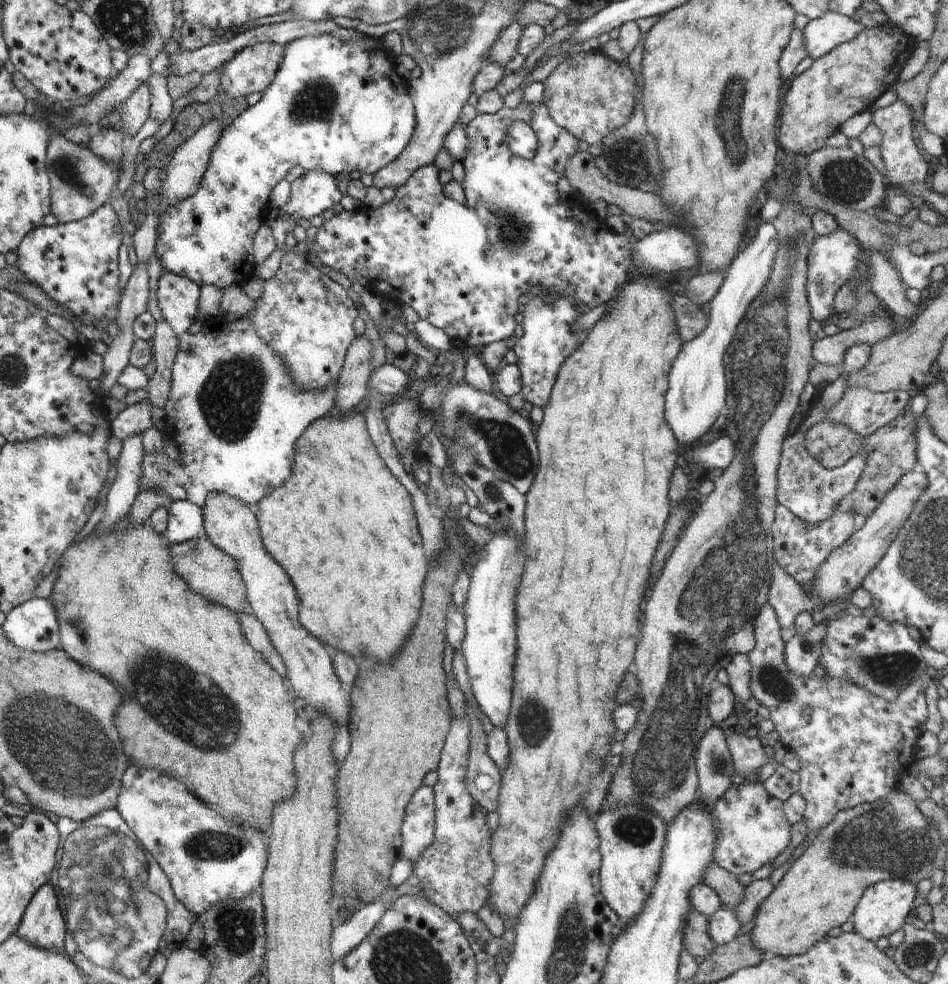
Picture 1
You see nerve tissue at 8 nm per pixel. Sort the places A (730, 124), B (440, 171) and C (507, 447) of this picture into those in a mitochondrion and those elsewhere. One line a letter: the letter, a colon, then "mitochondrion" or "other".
A: mitochondrion
B: other
C: mitochondrion

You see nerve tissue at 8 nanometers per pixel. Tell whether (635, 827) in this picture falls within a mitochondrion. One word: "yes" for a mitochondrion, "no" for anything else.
yes

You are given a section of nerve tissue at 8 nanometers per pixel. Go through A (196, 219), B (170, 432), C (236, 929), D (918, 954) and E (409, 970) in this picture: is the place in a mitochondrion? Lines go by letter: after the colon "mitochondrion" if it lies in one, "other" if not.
A: other
B: other
C: mitochondrion
D: mitochondrion
E: mitochondrion

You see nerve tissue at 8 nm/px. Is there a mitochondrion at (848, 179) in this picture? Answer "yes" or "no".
yes

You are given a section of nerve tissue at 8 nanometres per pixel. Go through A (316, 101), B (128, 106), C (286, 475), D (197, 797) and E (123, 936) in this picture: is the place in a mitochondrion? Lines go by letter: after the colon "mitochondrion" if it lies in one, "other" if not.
A: mitochondrion
B: other
C: other
D: other
E: mitochondrion

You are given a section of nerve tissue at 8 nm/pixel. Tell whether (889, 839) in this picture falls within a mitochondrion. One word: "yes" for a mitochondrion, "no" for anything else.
yes

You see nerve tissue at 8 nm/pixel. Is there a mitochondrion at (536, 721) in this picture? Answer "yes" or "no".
yes

